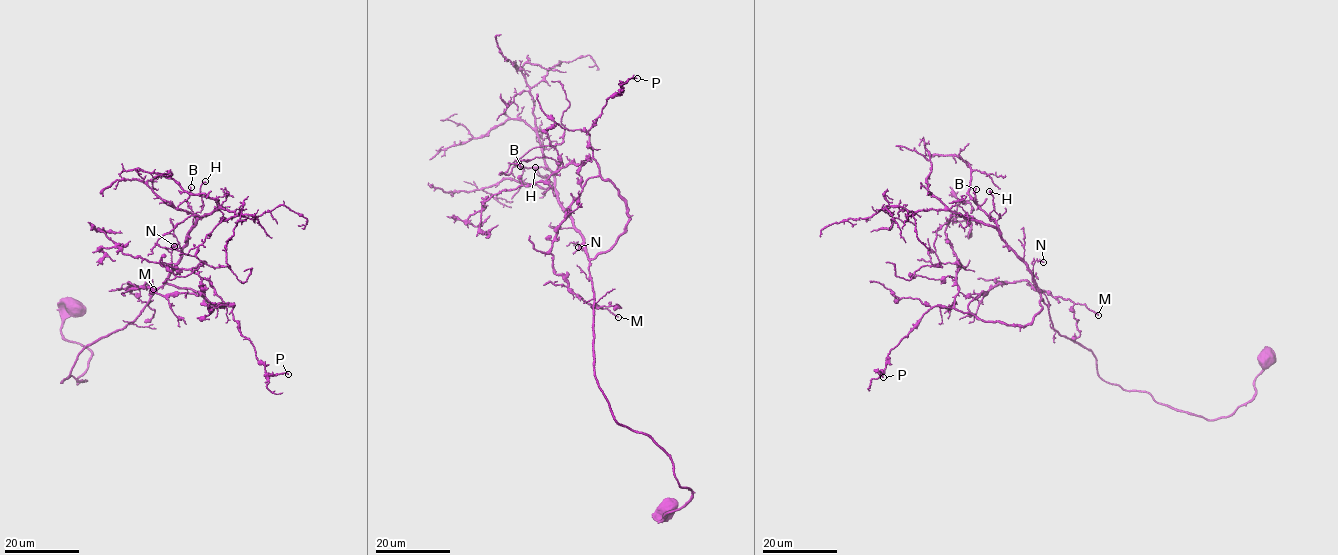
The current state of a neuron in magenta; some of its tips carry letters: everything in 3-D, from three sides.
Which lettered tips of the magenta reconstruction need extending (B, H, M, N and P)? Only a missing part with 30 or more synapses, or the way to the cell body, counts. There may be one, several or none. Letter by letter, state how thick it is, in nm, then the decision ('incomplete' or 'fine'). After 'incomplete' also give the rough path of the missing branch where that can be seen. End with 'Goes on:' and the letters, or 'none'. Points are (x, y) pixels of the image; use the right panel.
B: calibre 180 nm; fine
H: calibre 200 nm; fine
M: calibre 200 nm; incomplete; course (1098, 315), (1100, 322), (1089, 315), (1087, 324)
N: calibre 150 nm; fine
P: calibre 140 nm; fine
Goes on: M

